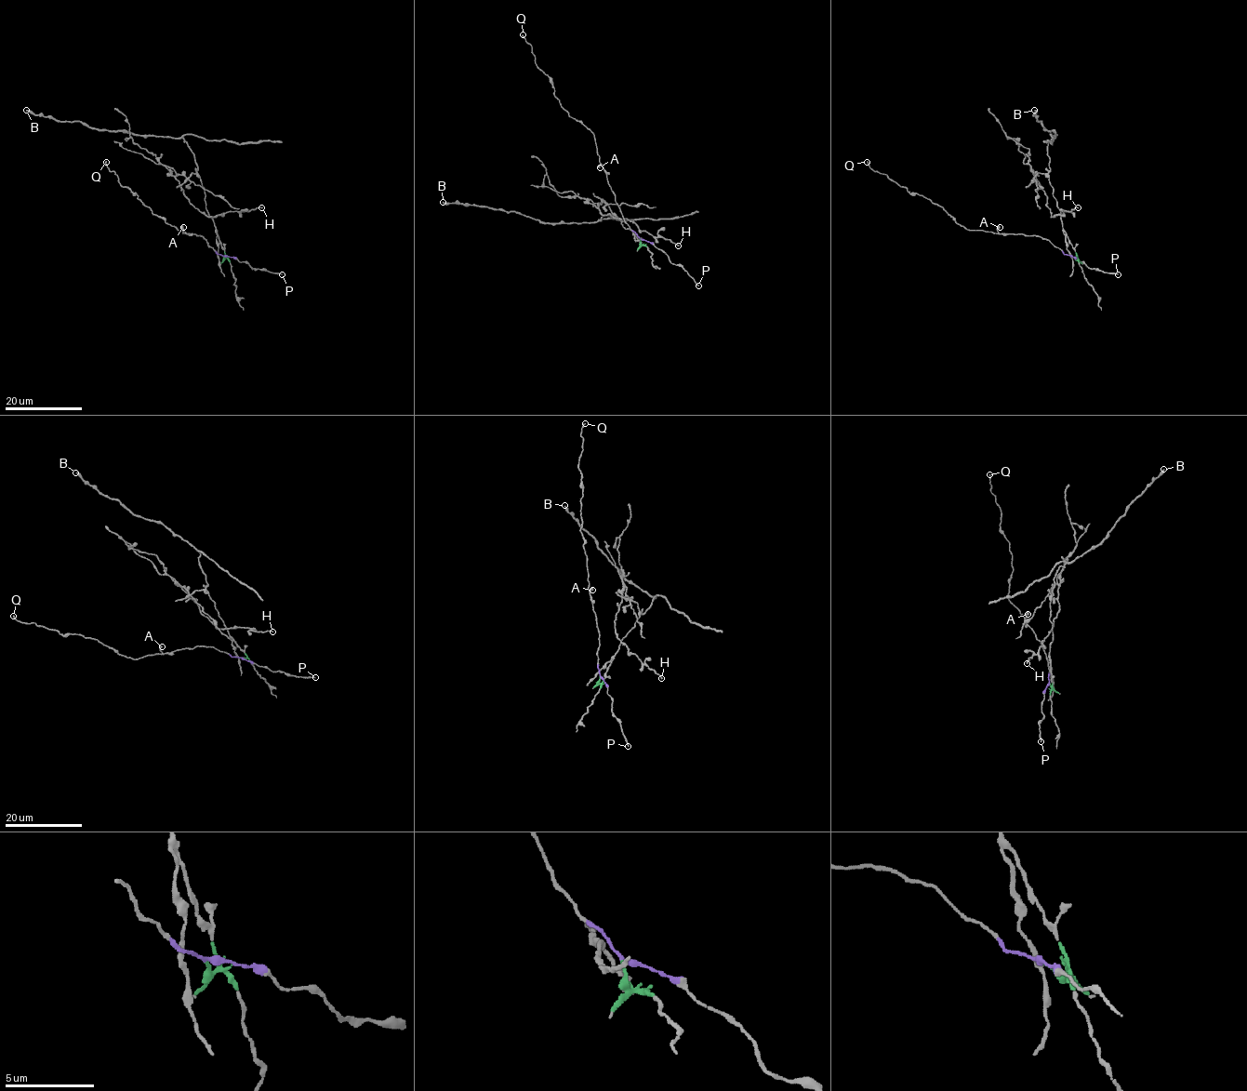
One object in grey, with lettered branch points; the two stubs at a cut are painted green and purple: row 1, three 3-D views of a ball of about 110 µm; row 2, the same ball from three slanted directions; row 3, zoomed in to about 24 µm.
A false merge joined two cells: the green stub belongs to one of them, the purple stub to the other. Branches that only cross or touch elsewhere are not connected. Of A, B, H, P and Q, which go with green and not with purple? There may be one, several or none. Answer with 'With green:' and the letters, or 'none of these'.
With green: B, H

